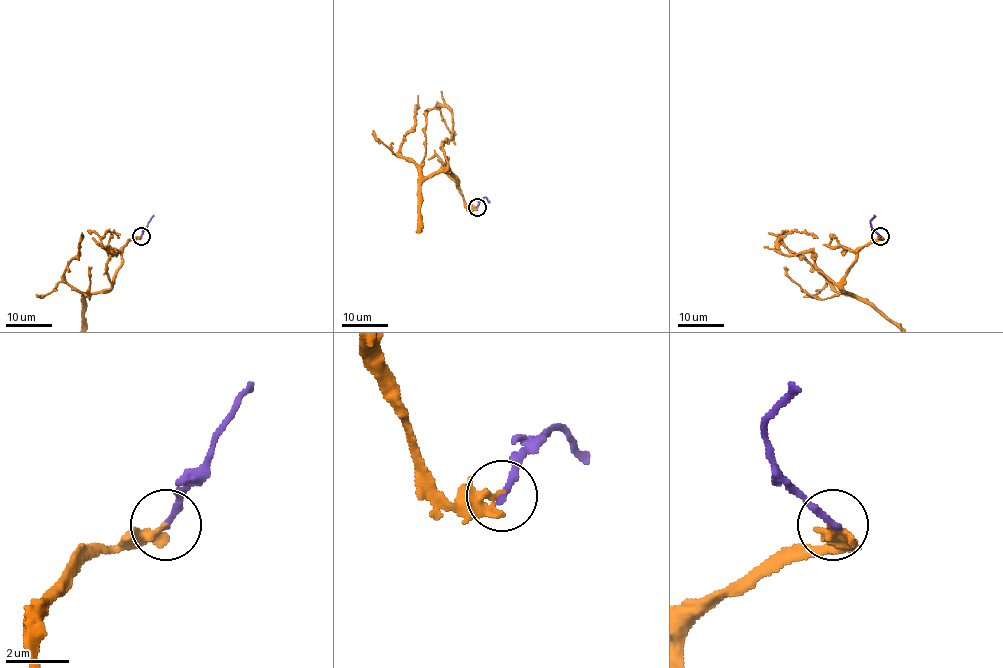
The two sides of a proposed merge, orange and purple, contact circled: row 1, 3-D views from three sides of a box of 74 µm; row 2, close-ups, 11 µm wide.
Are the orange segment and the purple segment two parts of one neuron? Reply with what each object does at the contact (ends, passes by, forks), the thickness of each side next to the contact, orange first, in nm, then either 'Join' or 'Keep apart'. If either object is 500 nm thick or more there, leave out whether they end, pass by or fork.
At the ring orange ends. At the ring purple ends. Thickness 280 nm (orange) against 220 nm. Join

